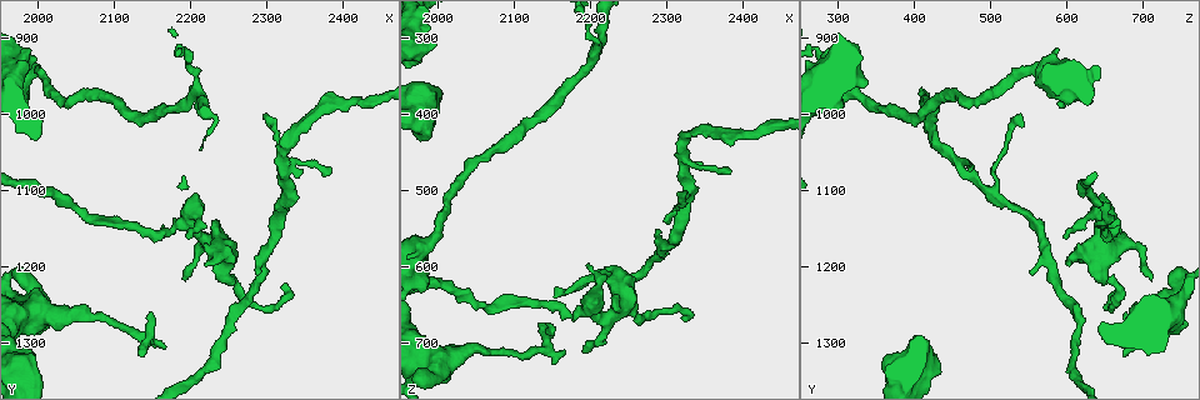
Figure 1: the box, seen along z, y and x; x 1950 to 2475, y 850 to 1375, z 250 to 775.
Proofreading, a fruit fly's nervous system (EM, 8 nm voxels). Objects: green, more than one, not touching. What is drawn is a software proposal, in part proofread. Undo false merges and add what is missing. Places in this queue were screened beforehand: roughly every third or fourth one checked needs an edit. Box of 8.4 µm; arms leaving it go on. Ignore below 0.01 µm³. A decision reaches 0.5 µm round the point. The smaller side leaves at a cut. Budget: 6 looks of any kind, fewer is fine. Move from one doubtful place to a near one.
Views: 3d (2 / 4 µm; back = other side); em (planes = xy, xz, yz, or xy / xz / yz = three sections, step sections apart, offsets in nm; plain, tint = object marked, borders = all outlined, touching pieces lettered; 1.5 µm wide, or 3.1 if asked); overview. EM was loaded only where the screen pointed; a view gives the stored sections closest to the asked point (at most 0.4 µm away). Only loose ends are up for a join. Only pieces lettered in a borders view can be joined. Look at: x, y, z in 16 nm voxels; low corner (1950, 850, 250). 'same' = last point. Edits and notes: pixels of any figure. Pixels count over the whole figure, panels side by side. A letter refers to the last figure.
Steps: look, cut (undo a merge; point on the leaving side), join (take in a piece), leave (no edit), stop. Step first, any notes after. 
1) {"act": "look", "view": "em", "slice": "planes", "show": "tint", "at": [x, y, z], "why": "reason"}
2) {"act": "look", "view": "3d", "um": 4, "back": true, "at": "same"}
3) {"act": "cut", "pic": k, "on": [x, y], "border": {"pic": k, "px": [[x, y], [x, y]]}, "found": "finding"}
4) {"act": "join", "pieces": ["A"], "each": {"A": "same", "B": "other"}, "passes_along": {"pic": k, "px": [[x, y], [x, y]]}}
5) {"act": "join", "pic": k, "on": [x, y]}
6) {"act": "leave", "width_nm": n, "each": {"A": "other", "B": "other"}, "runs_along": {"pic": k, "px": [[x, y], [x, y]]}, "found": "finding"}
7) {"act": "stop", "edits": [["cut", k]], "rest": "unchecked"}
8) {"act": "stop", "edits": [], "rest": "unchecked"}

{"act": "look", "view": "em", "slice": "planes", "show": "borders", "at": [2320, 1220, 665], "why": "thin end"}

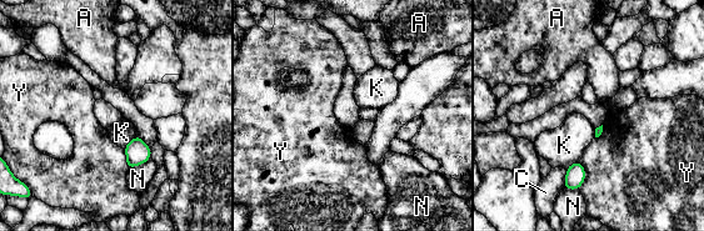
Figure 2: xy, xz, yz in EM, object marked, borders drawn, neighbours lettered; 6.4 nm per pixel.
{"act": "leave", "each": {"A": "other", "C": "other", "K": "other", "N": "other", "Y": "other"}, "border": {"pic": 2, "px": [[136, 134], [123, 147]]}, "found": "none of them fits"}

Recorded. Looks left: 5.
{"act": "look", "view": "3d", "um": 2, "at": [2240, 1140, 660], "why": "branch stops here"}

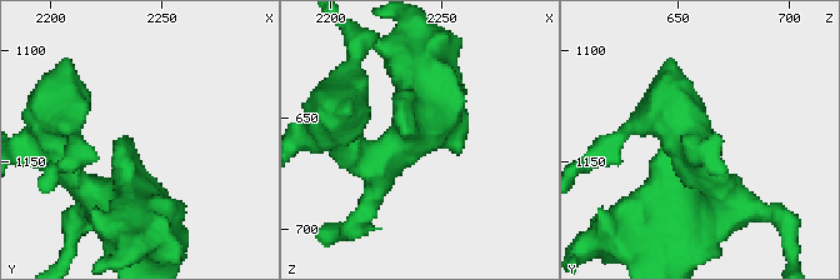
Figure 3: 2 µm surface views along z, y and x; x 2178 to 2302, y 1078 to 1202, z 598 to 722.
{"act": "look", "view": "em", "slice": "planes", "show": "borders", "at": [2236, 1140, 657], "arm_widths_nm": [240, 460]}

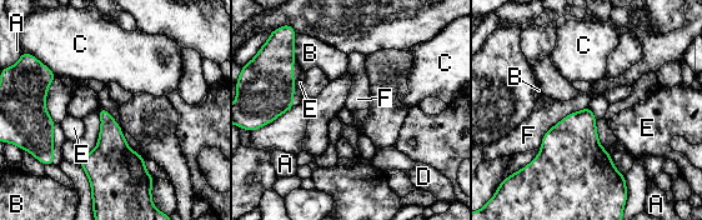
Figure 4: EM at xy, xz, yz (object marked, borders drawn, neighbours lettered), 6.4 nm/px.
{"act": "leave", "each": {"A": "other", "B": "other", "C": "other", "D": "other", "E": "other", "F": "other"}, "border": {"pic": 4, "px": [[588, 105], [551, 126], [538, 148]]}, "found": "no lettered piece goes on from it"}

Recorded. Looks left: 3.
{"act": "look", "view": "3d", "um": 2, "at": [2145, 1265, 675], "why": "free end"}

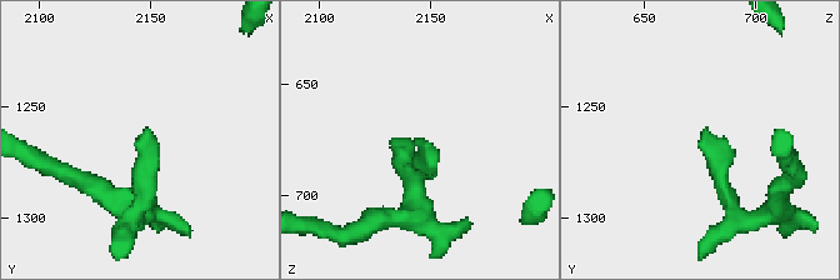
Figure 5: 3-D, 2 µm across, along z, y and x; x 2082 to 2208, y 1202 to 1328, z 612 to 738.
{"act": "look", "view": "em", "slice": "xz", "step": 8, "show": "borders", "at": [2145, 1262, 678], "why": "need the tissue"}

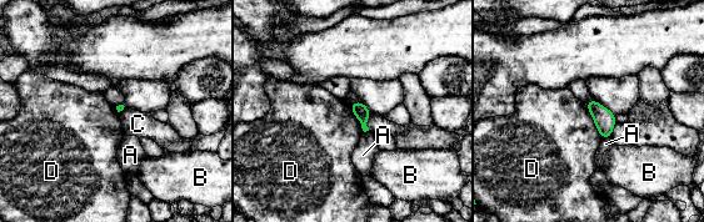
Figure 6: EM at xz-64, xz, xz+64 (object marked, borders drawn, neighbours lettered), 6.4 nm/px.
{"act": "leave", "each": {"A": "other", "B": "other", "C": "other", "D": "other"}, "border": {"pic": 6, "px": [[585, 104], [602, 137]]}, "found": "no lettered piece goes on from it"}

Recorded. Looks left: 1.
{"act": "stop", "edits": [], "rest": "unchecked"}

